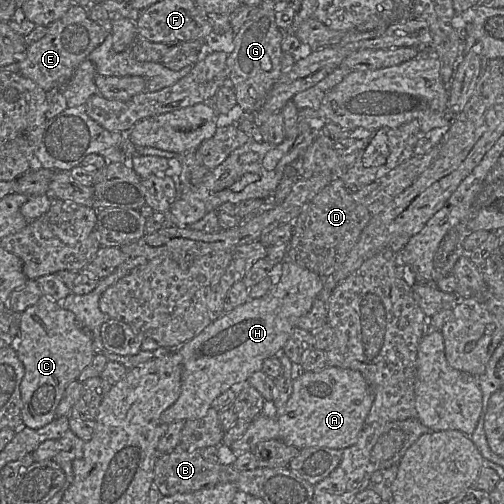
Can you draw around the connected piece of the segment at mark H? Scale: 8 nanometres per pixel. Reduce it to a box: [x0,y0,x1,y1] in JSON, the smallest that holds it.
[161,258,323,424]

